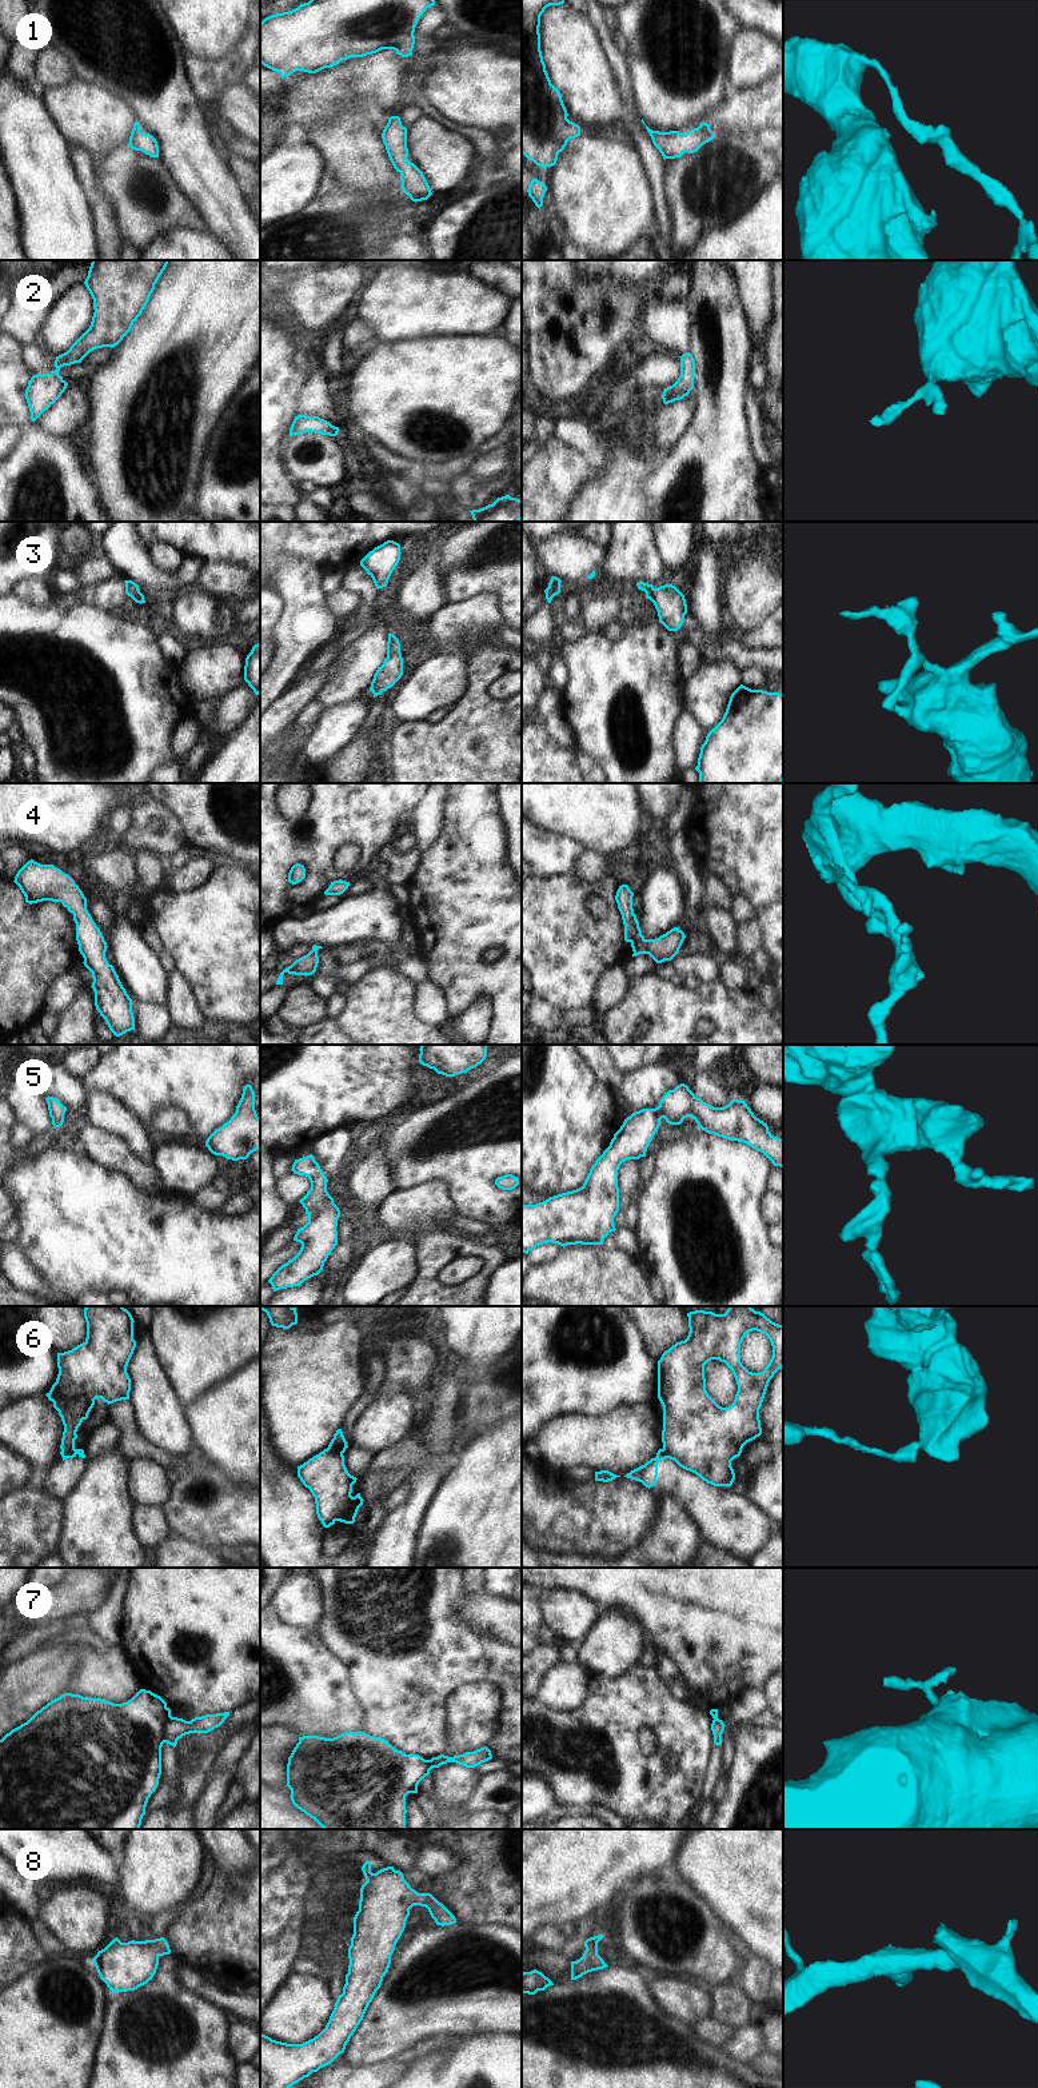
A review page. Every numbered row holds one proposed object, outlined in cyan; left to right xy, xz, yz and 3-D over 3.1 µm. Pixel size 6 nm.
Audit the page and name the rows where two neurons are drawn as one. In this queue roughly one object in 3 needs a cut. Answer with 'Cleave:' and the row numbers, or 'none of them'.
Cleave: 6, 7

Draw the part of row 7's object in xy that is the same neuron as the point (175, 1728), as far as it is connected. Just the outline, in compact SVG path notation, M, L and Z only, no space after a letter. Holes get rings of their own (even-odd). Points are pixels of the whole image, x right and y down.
M224 1712L224 1713L195 1717L191 1721L172 1717L164 1725L164 1742L175 1748L177 1740L181 1738L183 1736L189 1733L208 1733L215 1728L220 1726L228 1716L229 1712Z

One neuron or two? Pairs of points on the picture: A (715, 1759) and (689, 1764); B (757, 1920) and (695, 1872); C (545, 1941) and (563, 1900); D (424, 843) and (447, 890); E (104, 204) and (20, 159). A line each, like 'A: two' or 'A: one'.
A: two
B: one
C: two
D: two
E: two

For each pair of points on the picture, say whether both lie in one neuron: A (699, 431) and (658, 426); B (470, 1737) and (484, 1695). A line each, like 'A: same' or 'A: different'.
A: different
B: same

